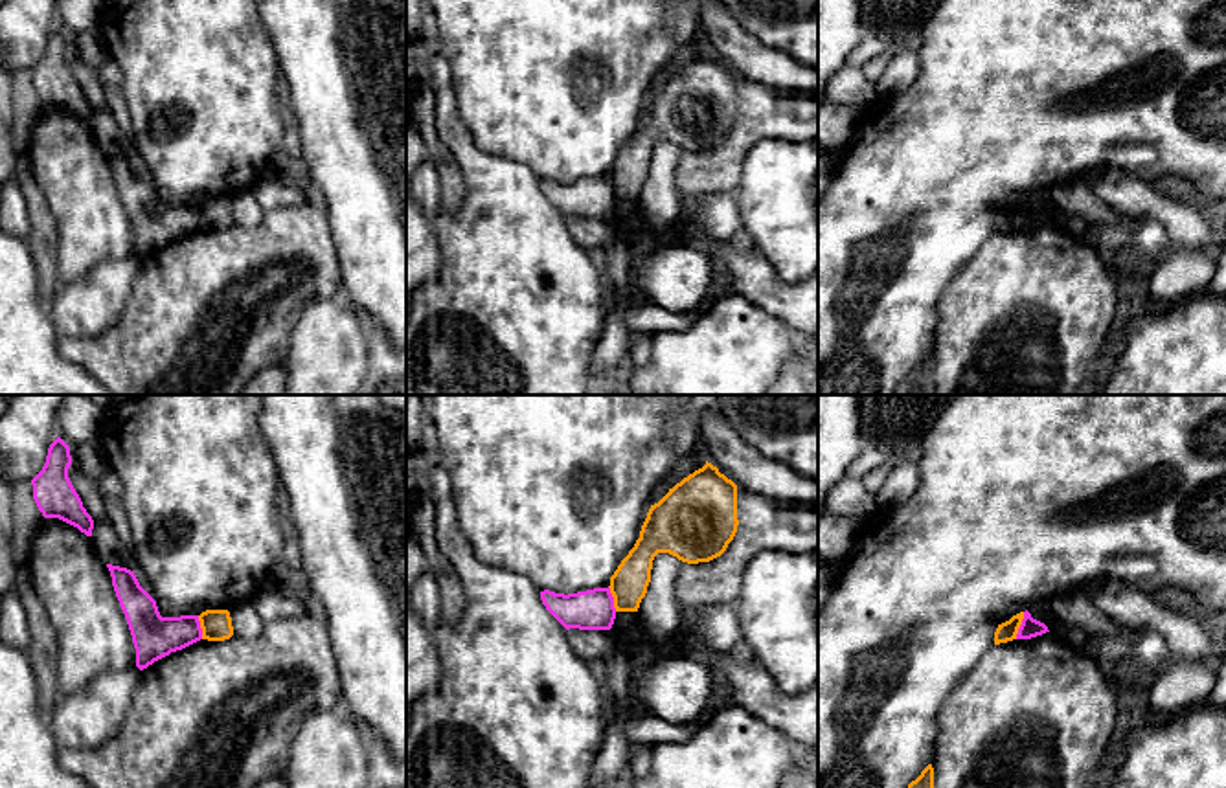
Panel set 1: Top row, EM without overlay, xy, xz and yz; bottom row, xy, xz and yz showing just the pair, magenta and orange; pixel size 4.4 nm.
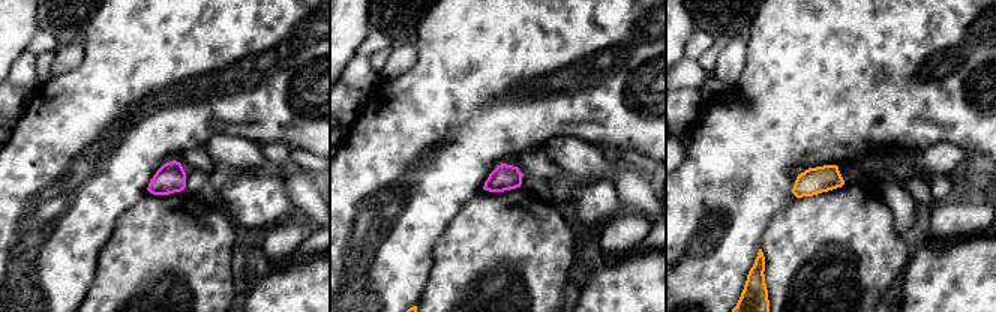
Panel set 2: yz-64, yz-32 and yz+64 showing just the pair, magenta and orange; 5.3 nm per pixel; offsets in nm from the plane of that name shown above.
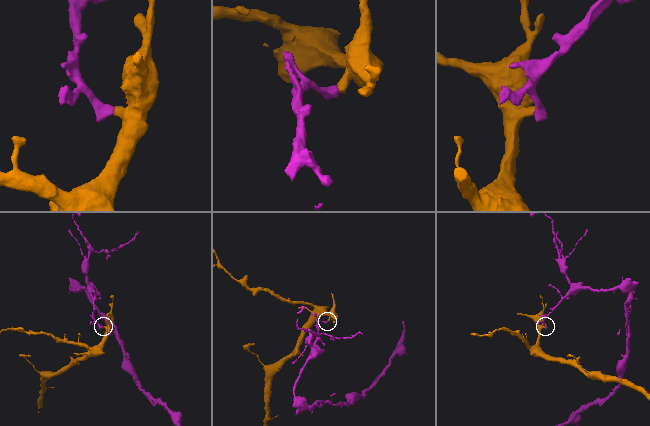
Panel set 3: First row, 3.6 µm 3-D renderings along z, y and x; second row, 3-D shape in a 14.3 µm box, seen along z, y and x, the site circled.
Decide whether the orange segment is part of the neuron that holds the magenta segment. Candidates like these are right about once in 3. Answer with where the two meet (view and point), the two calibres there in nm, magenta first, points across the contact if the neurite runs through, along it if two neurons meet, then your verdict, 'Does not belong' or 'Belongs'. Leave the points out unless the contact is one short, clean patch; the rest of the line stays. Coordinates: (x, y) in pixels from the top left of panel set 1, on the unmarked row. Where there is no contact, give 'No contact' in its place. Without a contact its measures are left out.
Touches magenta at yz (1021, 213). Thickness 90 nm (magenta) against 90 nm. Boundary: yz (1024, 201), (1015, 226). Does not belong

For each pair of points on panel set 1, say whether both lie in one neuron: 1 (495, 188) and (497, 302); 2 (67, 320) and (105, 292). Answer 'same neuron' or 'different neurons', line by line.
1: same neuron
2: same neuron

